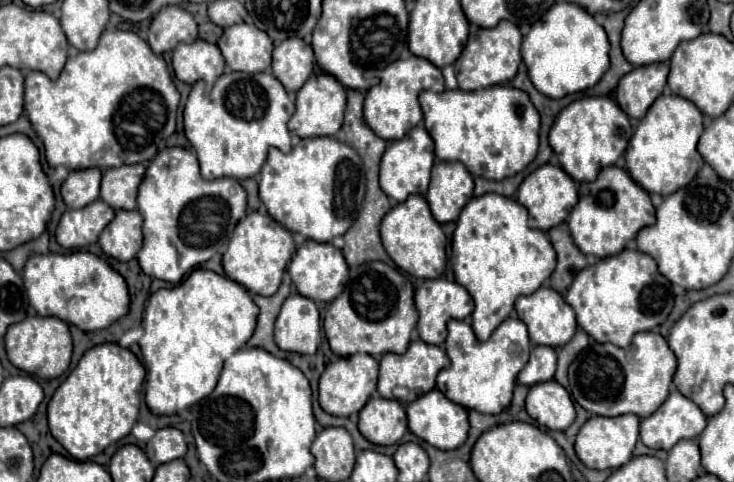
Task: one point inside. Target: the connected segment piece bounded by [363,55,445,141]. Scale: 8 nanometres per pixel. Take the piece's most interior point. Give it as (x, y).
(391, 109)

